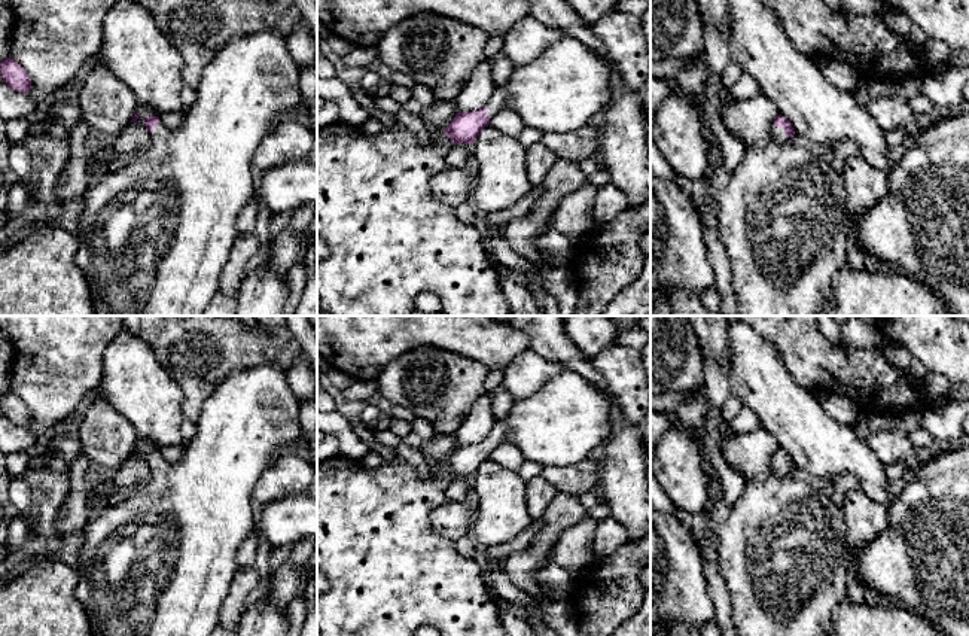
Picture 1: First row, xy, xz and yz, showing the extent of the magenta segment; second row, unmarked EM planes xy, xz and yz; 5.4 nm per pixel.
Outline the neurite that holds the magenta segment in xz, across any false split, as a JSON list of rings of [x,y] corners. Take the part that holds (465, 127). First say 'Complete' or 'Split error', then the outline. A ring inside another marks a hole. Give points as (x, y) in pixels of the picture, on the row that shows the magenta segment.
Split error. [[[563,37],[545,48],[533,61],[515,67],[506,85],[496,86],[487,106],[475,112],[458,112],[444,130],[452,144],[472,144],[478,133],[503,109],[519,115],[522,124],[543,133],[564,134],[589,125],[592,116],[606,109],[610,97],[610,71],[604,58],[576,39]]]

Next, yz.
Split error. [[[778,115],[771,141],[747,146],[738,167],[716,194],[717,237],[731,267],[737,316],[820,316],[829,299],[837,273],[847,265],[847,191],[841,173],[808,149],[792,143],[792,124]]]

